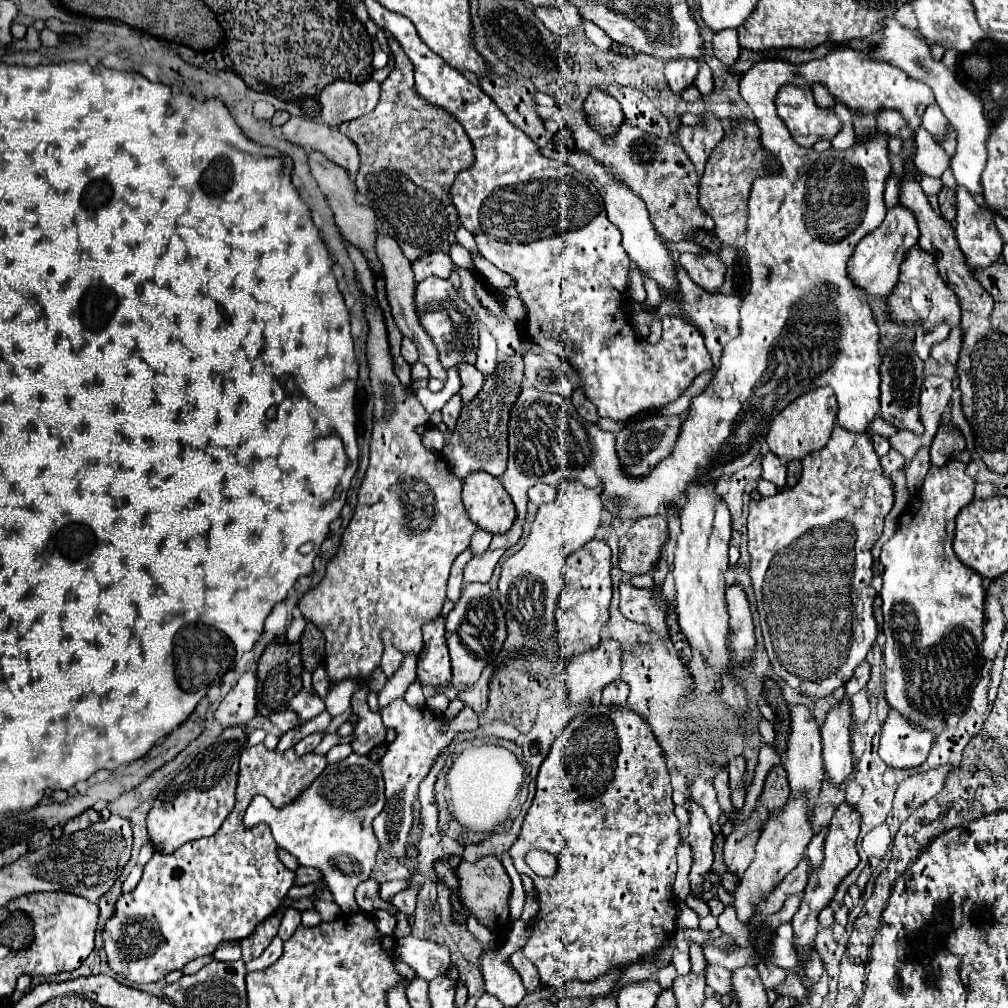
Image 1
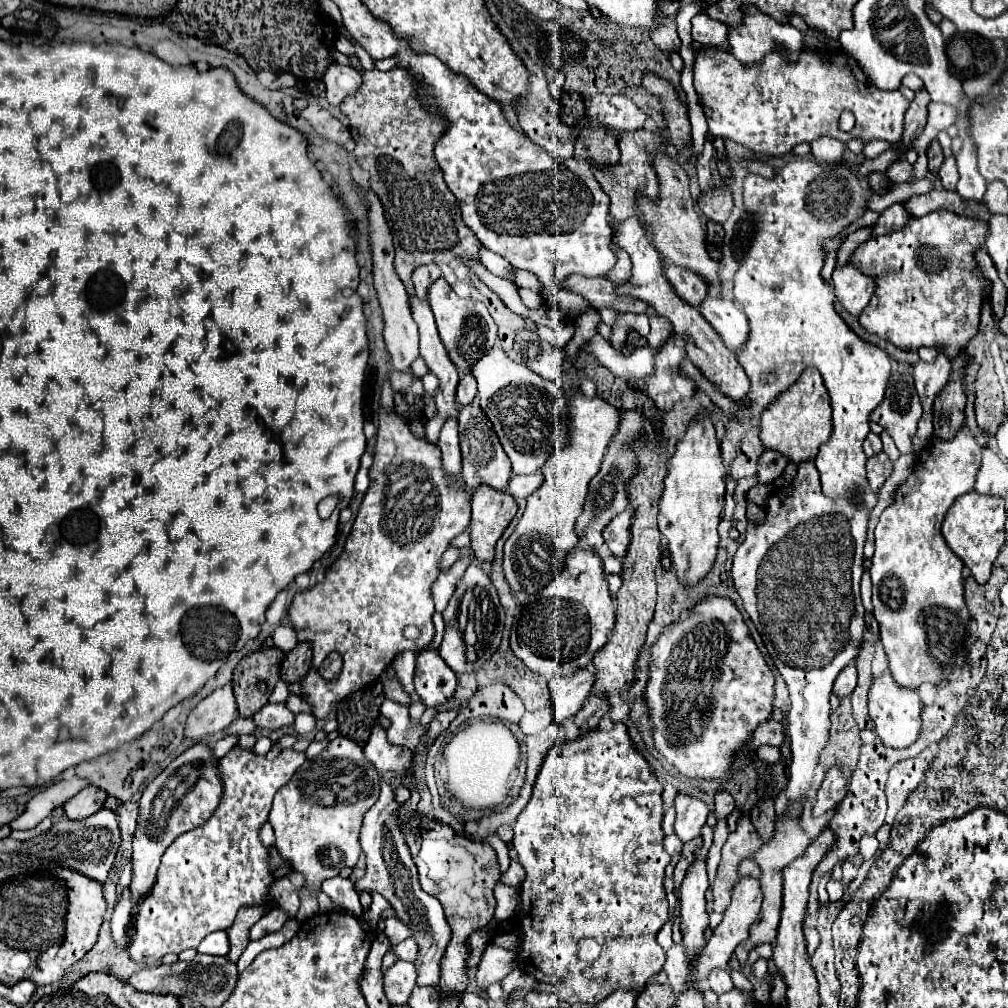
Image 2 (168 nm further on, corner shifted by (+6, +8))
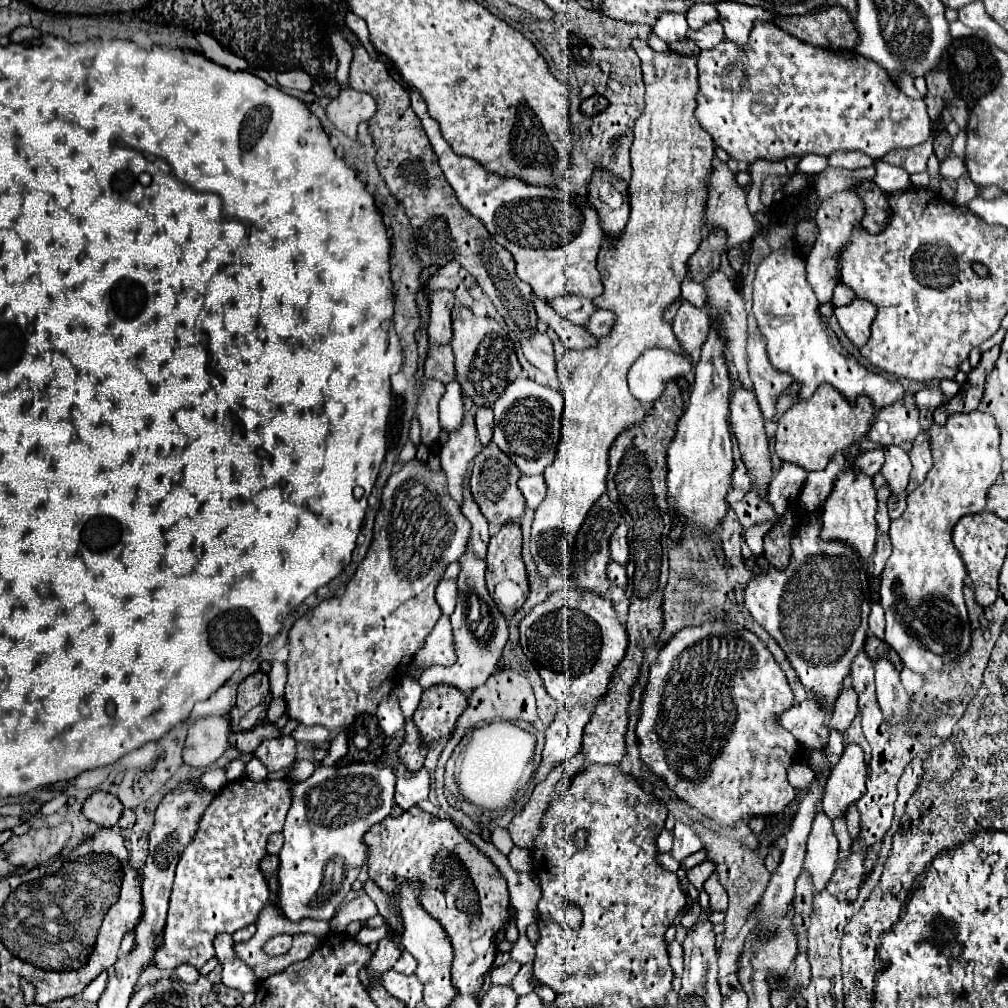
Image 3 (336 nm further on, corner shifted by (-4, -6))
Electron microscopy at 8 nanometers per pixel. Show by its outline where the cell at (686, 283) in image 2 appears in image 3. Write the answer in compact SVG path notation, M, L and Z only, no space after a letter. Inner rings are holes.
M683 300L671 326L673 326L673 334L675 334L677 342L681 344L681 348L685 350L685 354L693 356L693 352L697 352L703 346L703 342L709 334L711 318L707 312L701 312L699 308L695 308Z

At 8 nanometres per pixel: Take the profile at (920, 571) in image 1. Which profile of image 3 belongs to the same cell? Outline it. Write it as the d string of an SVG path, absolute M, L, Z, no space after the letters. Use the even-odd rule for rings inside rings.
M979 410L969 414L949 414L949 420L943 426L929 426L929 442L933 468L927 472L925 482L907 496L905 512L891 522L889 538L893 542L893 554L881 574L881 606L887 620L885 640L901 656L903 664L919 674L941 670L943 662L955 660L969 646L971 626L963 600L963 578L967 576L967 570L951 542L951 530L961 516L985 510L987 492L1001 474L999 428L991 414Z

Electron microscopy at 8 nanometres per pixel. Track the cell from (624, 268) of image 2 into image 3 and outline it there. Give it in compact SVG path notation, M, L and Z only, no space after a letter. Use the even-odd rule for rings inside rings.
M635 38L631 42L633 50L641 60L643 82L645 82L645 108L643 114L635 122L635 142L631 146L631 164L633 174L629 180L629 222L619 240L613 244L603 242L597 268L603 282L603 294L593 300L595 308L609 310L615 314L615 324L611 332L597 340L595 346L583 350L567 350L565 356L557 364L559 372L559 392L565 398L563 410L563 428L561 428L561 444L557 450L555 462L545 468L545 486L547 496L543 504L535 510L535 522L531 532L531 554L537 560L537 570L543 576L553 574L567 574L569 572L569 556L571 544L575 534L579 532L585 514L595 504L595 500L605 494L605 476L609 470L607 452L625 428L637 424L647 414L645 406L629 392L627 386L627 372L631 364L645 352L647 348L665 346L673 352L685 354L679 346L672 326L663 318L663 312L669 304L681 296L681 282L685 278L685 268L689 256L699 248L703 240L703 226L705 226L705 200L707 200L707 184L705 178L711 174L715 144L711 136L701 128L695 118L695 94L697 86L697 58L685 56L679 52L657 52L647 42Z

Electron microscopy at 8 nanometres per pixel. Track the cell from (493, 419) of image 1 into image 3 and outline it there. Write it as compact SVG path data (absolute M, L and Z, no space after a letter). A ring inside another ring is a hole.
M493 442L481 450L477 460L473 460L469 486L471 486L473 500L477 502L481 514L489 522L491 534L497 534L501 530L501 526L505 526L507 522L519 522L525 512L525 498L523 498L521 490L517 488L519 476L521 476L519 468Z

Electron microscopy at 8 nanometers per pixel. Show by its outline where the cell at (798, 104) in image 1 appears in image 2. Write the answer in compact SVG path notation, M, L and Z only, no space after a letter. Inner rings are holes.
M705 46L695 58L693 74L693 84L703 102L703 112L707 116L709 134L719 138L733 138L755 152L771 156L787 154L793 150L793 146L801 142L813 142L819 136L833 136L843 142L851 138L863 138L865 142L881 138L891 144L897 144L901 140L903 118L909 106L907 98L899 90L885 92L875 88L861 72L861 68L855 64L855 60L847 58L847 54L841 50L831 56L829 52L817 54L803 50L797 62L787 62L781 54L767 54L767 58L761 64L741 66L731 52L723 48ZM843 110L851 110L855 116L855 128L851 132L843 132L839 128L839 116Z

